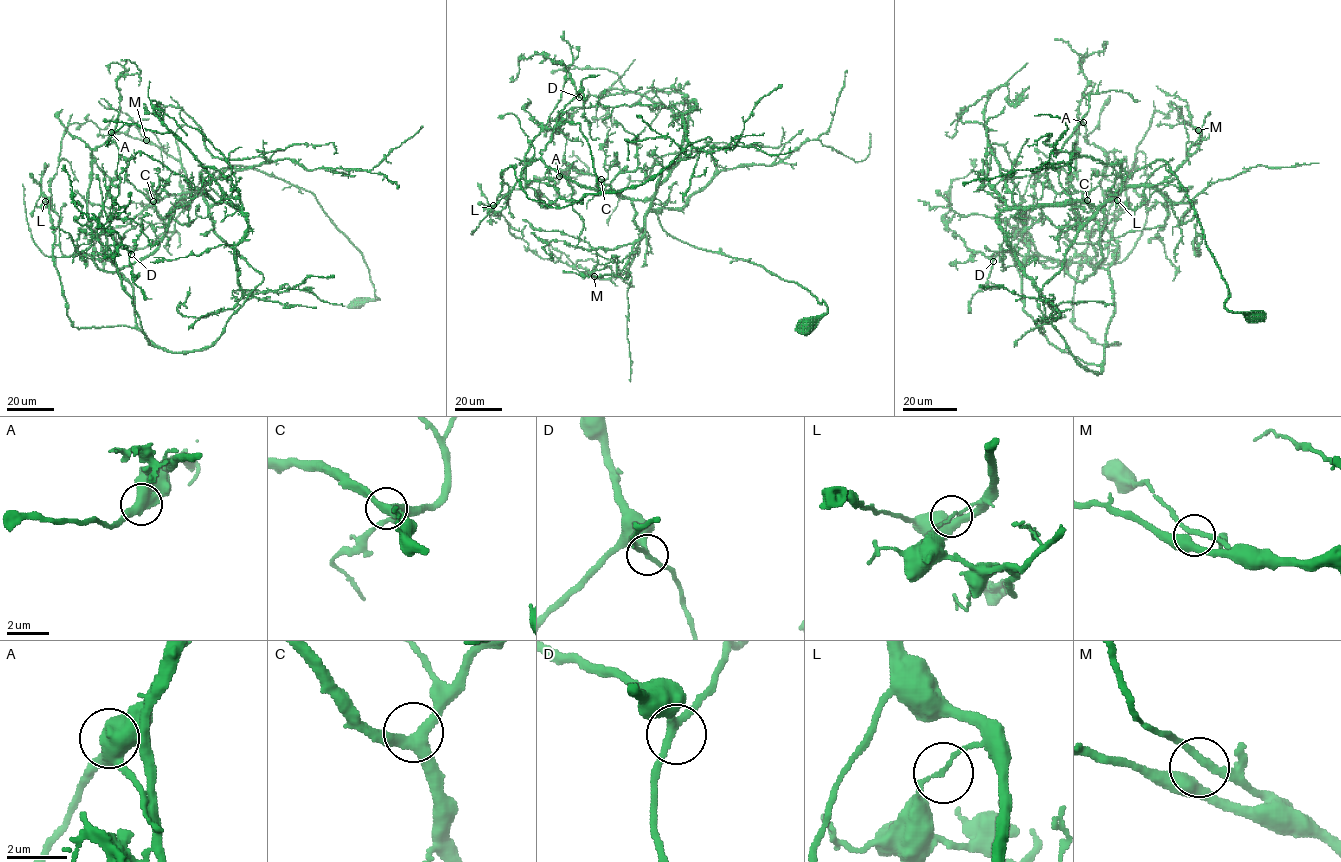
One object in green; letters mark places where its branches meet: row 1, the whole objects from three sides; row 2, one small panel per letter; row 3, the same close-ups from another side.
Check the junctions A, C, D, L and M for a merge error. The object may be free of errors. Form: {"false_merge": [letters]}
{"false_merge": ["L"]}

